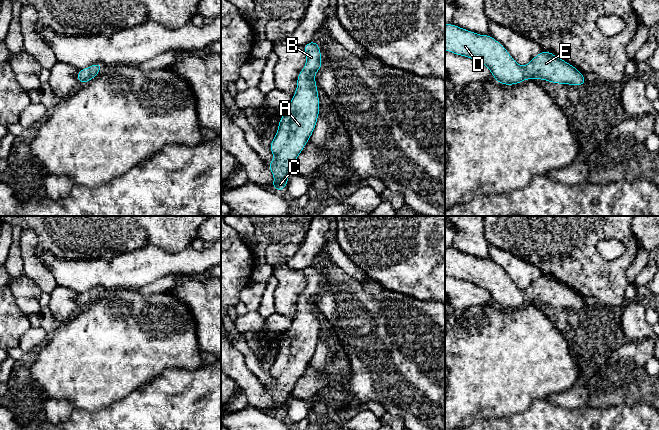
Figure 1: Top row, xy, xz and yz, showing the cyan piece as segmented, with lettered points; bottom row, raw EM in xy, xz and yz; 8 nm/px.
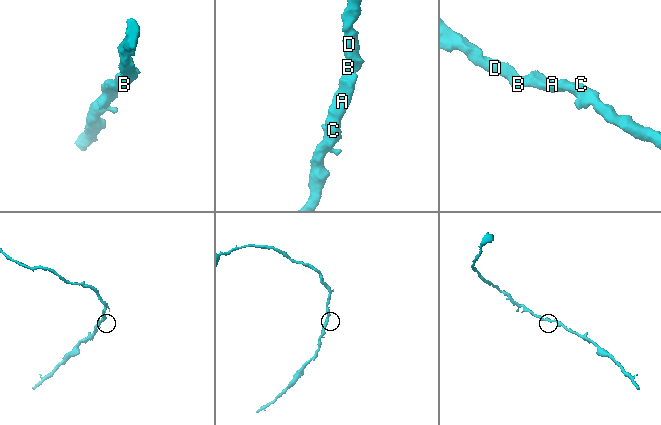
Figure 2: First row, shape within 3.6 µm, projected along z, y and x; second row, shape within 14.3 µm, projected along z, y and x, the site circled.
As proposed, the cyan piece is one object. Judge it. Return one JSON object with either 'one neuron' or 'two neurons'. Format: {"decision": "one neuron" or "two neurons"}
{"decision": "one neuron"}

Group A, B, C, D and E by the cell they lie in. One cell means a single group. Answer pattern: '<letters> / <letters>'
A B C D E

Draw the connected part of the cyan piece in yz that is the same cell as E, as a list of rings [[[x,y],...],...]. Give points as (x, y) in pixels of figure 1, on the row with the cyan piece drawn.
[[[445,23],[445,50],[484,64],[502,85],[542,79],[556,84],[583,86],[587,81],[576,67],[553,53],[542,51],[521,67],[491,35],[480,35]]]

